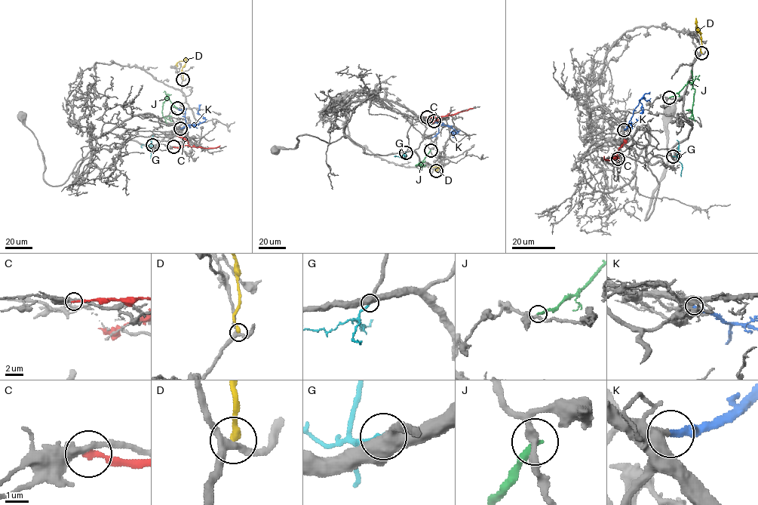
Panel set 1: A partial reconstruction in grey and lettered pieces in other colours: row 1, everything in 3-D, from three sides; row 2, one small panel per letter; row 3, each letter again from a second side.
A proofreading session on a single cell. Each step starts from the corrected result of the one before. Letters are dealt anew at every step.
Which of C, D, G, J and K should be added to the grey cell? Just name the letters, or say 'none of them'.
K

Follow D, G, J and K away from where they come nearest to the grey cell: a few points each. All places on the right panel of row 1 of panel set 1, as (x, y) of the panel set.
D: (701, 53), (701, 32), (695, 22), (698, 32)
G: (673, 156), (682, 164), (681, 177)
J: (669, 97), (689, 82), (695, 90), (692, 112), (689, 109), (685, 110)
K: (624, 130), (639, 119), (642, 112), (639, 101), (650, 91)

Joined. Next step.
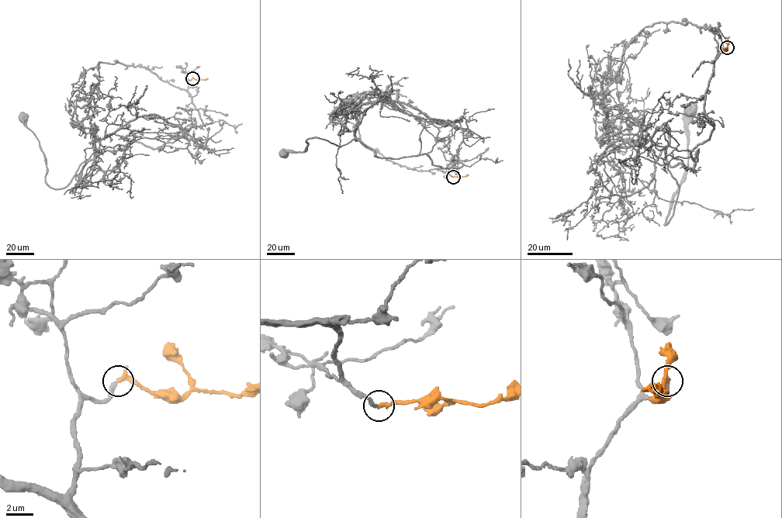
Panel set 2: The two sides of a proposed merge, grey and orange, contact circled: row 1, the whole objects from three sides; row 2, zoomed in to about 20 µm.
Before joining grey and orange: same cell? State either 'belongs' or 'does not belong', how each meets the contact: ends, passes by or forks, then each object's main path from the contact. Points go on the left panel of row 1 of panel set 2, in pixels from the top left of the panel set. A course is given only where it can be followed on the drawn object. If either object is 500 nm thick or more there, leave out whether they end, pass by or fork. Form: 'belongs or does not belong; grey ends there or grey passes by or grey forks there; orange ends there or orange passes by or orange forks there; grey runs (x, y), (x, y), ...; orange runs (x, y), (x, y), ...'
belongs; grey ends there; orange passes by; grey runs (192, 78), (201, 126), (155, 148), (95, 150), (62, 188), (46, 183), (44, 155), (23, 118); orange runs (192, 78), (208, 78)

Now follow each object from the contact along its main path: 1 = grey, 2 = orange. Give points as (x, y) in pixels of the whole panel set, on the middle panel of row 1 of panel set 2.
1: (452, 177), (448, 168), (461, 162), (379, 157), (356, 139), (340, 146), (309, 138), (302, 152), (284, 153)
2: (452, 177), (468, 174)

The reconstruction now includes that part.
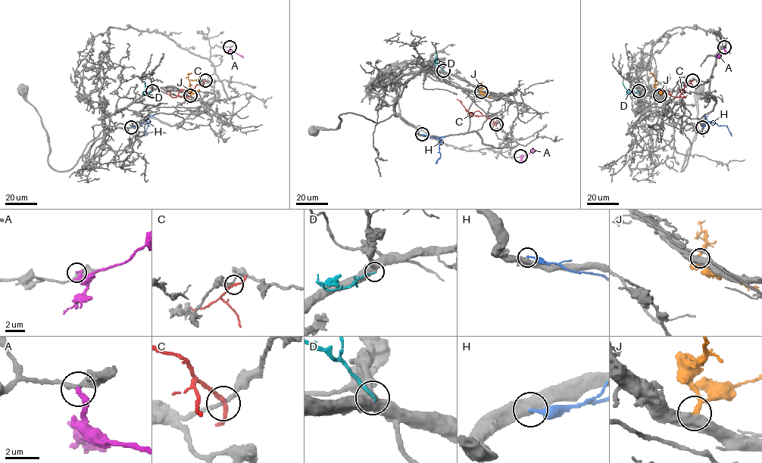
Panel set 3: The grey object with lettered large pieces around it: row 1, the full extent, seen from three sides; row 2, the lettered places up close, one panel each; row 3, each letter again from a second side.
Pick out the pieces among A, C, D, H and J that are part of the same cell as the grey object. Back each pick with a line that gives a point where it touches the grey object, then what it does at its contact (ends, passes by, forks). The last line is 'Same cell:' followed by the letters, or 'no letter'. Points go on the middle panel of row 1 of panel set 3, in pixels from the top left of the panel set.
A: meets grey at (520, 156); it ends there
Same cell: A

